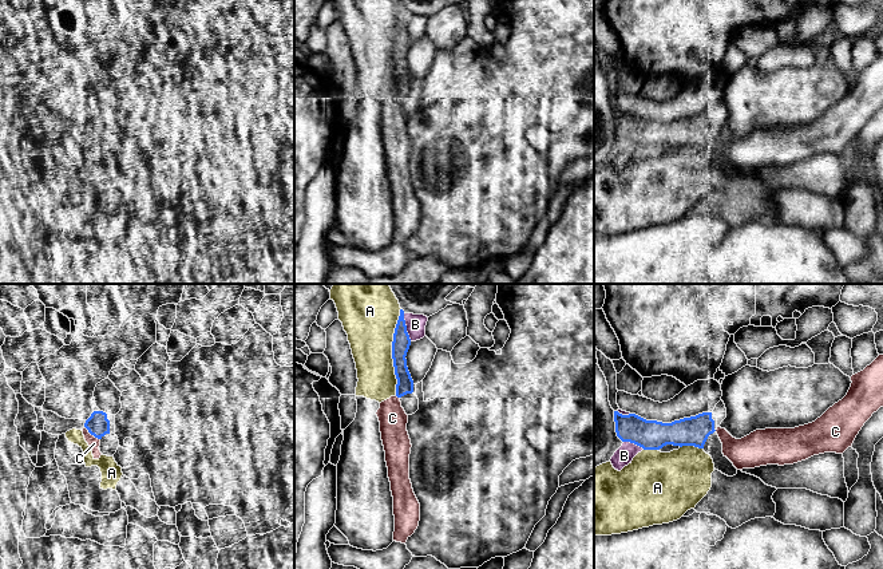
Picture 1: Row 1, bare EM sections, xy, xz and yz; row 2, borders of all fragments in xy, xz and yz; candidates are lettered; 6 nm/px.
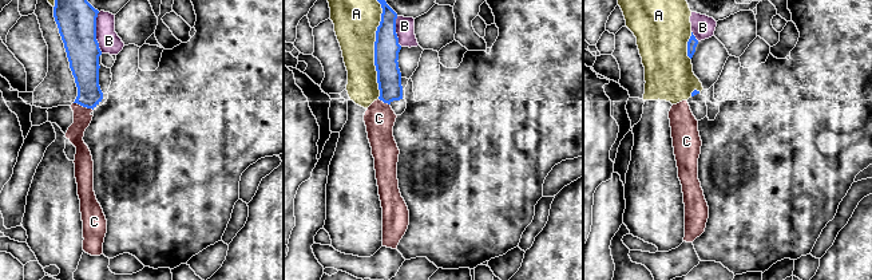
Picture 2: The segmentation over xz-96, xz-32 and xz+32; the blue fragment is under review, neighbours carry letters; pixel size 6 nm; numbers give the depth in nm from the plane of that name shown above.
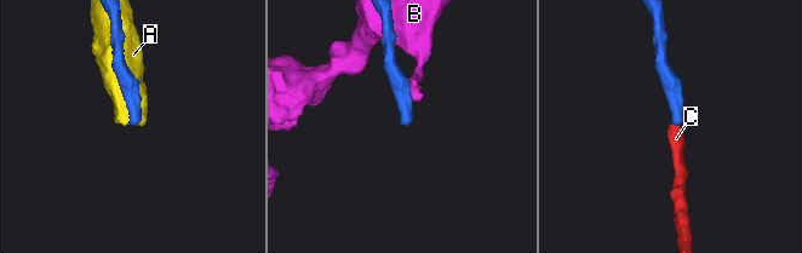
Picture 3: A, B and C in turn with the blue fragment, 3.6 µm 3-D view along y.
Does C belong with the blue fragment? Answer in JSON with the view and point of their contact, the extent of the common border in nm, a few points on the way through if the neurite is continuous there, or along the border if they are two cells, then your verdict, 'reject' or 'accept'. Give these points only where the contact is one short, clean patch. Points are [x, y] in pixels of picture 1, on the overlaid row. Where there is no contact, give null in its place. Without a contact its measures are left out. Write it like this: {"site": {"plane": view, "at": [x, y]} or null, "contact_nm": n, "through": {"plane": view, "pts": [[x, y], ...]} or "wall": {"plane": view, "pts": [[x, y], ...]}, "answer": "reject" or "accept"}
{"site": {"plane": "xy", "at": [91, 434]}, "contact_nm": 130, "answer": "accept"}

